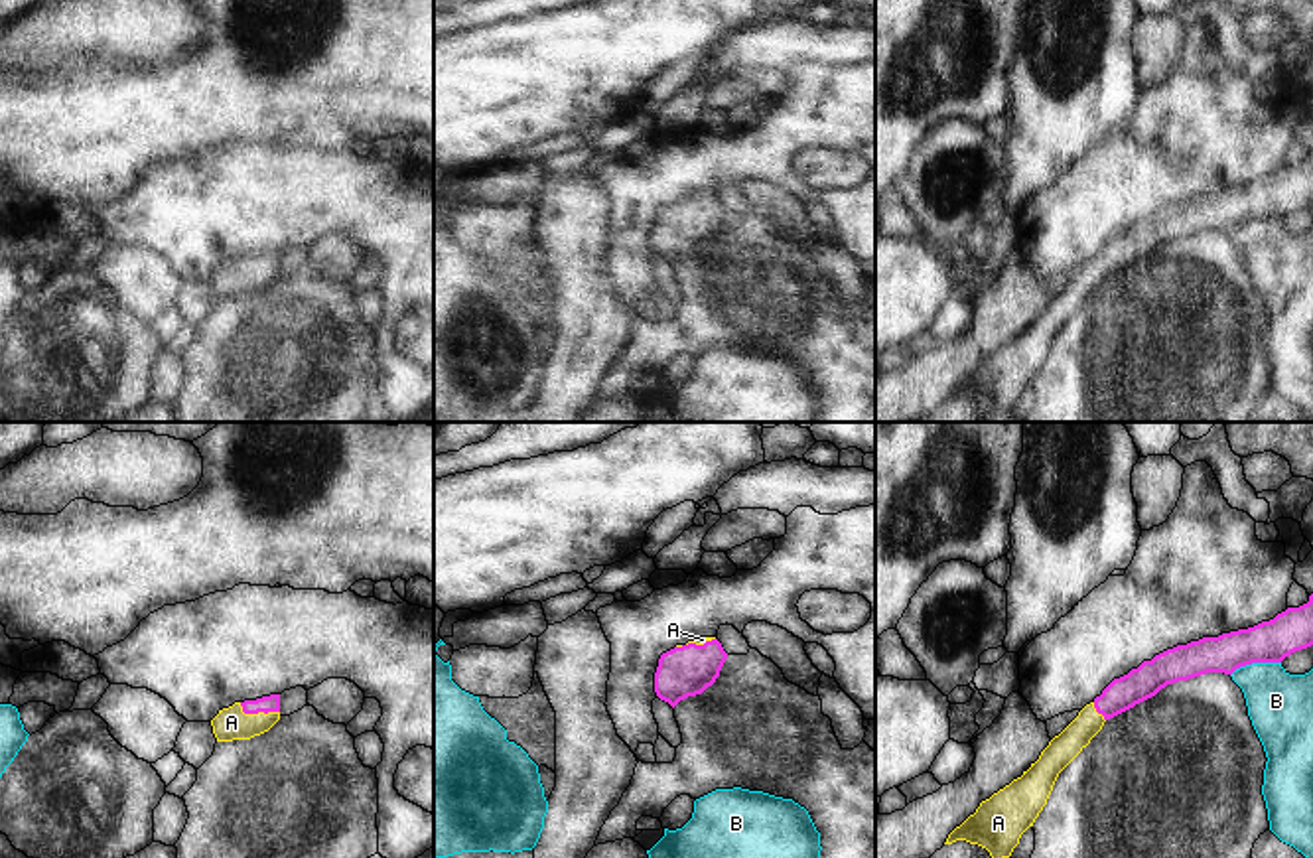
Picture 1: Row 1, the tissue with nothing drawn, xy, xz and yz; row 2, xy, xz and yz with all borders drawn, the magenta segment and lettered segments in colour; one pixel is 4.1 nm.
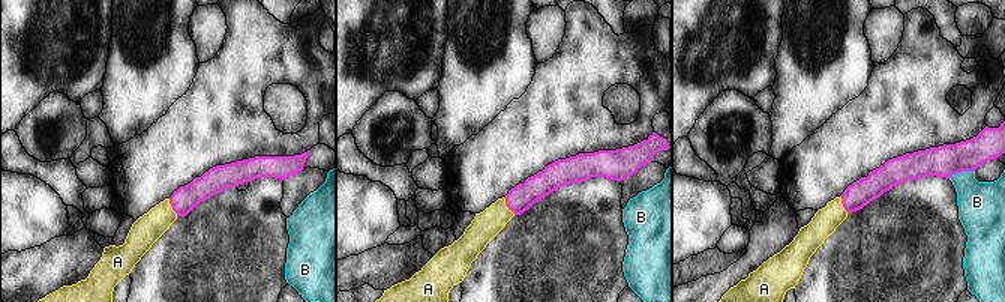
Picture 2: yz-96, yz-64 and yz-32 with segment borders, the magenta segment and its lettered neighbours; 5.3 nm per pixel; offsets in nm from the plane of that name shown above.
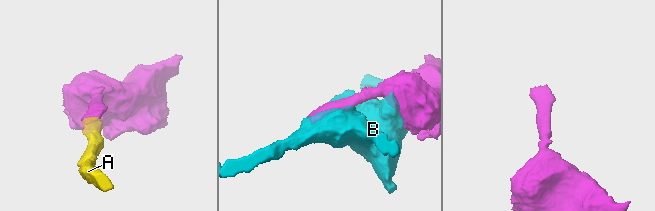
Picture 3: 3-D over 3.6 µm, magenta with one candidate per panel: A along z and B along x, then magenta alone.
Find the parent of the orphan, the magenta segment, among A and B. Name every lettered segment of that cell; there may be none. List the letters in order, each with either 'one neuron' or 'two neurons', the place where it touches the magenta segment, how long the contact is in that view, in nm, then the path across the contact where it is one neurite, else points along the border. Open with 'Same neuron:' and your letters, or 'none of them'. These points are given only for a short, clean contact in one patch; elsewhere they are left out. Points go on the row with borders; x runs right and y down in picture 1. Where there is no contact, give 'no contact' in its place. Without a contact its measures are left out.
Same neuron: A
A: one neuron; meets magenta in xy at (257, 713); contact 170 nm long; runs through xy (271, 703), (257, 713), (231, 722)
B: two neurons; meets magenta in yz at (1254, 661); contact 220 nm long

